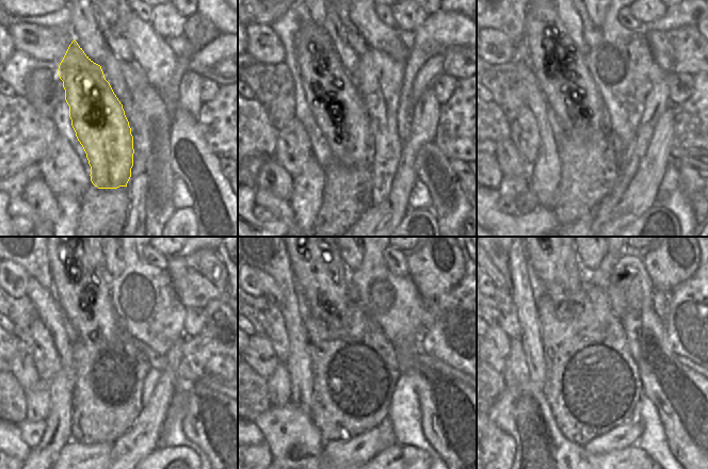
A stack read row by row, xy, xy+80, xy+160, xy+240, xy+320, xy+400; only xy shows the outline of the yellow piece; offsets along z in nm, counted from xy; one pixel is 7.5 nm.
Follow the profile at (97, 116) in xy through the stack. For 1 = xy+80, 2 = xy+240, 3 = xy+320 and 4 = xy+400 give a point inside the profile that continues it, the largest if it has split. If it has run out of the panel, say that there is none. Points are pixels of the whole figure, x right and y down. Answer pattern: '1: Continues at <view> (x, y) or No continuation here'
1: Continues at xy+80 (336, 103)
2: Continues at xy+240 (81, 285)
3: Continues at xy+320 (318, 268)
4: Continues at xy+400 (554, 259)

